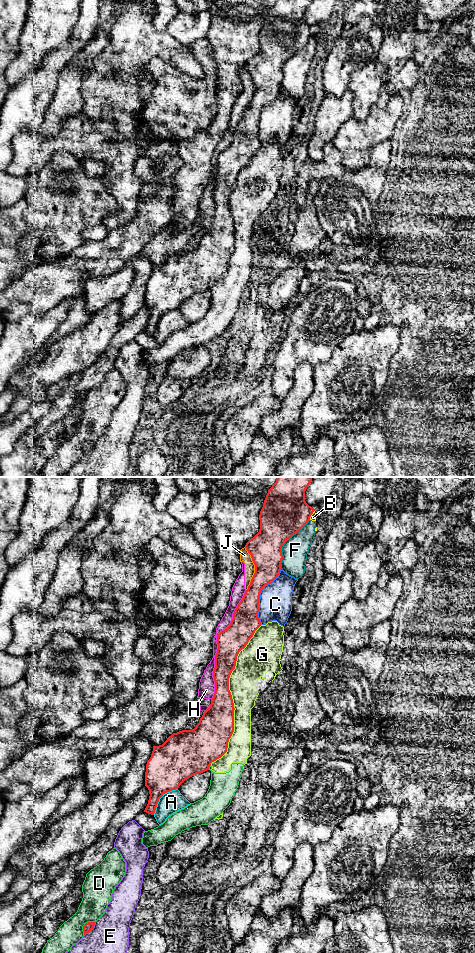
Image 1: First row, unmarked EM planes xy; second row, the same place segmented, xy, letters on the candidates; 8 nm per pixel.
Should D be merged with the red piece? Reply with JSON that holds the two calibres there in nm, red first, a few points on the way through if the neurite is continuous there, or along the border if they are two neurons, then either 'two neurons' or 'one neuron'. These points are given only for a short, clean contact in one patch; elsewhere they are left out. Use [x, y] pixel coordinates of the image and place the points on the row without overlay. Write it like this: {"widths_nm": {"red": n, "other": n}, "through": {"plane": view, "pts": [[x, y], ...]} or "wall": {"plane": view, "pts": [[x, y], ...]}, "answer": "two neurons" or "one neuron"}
{"widths_nm": {"red": 70, "other": 220}, "answer": "two neurons"}

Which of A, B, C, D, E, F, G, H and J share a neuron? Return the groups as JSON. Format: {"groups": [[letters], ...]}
{"groups": [["A"], ["B", "F"], ["C"], ["D", "G"], ["E"], ["H", "J"]]}

